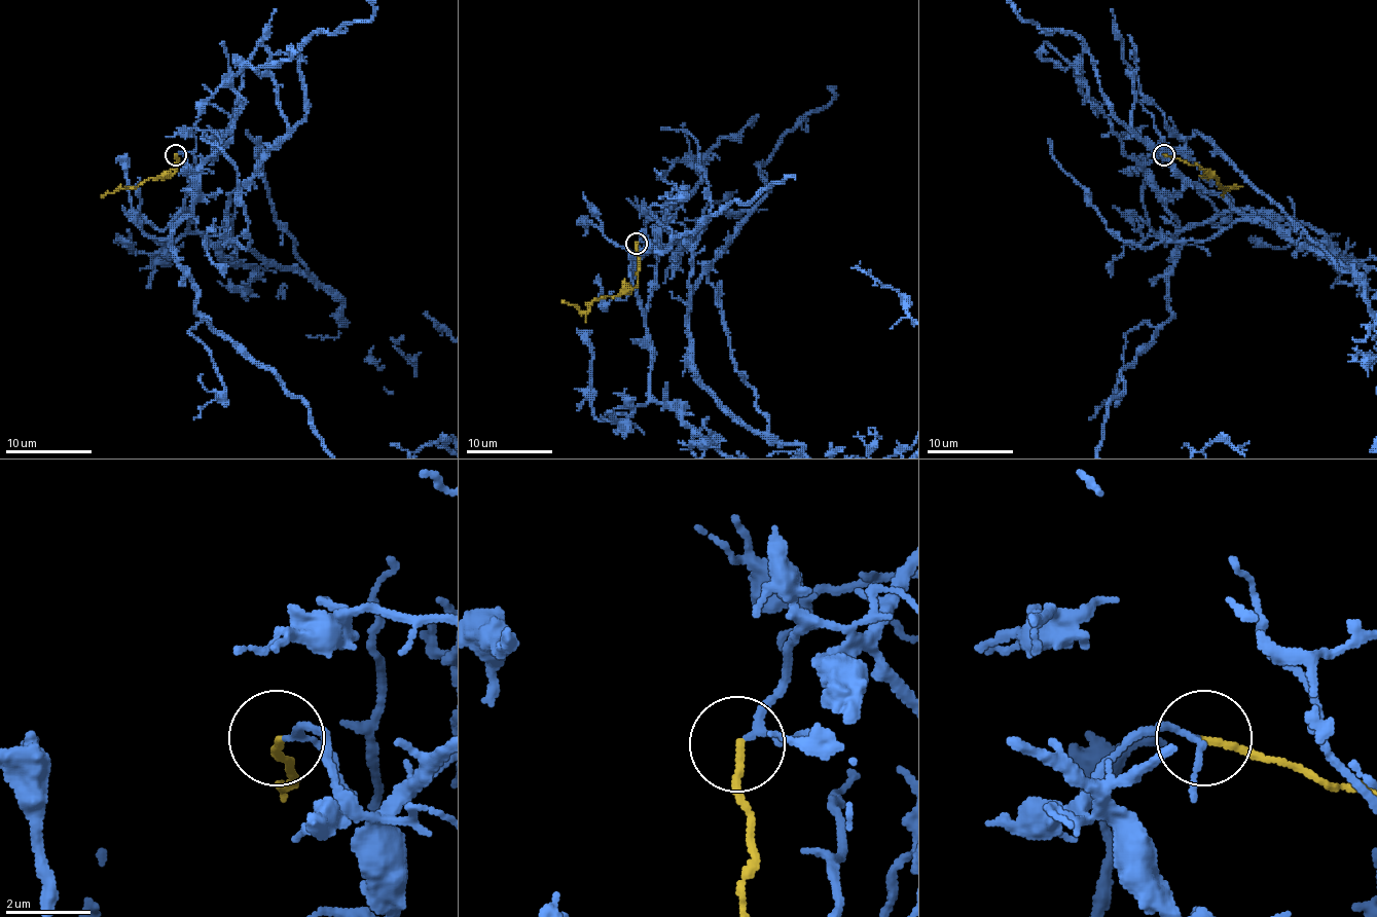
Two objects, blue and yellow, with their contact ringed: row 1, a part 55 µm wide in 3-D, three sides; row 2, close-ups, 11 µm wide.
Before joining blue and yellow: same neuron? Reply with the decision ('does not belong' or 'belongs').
belongs

